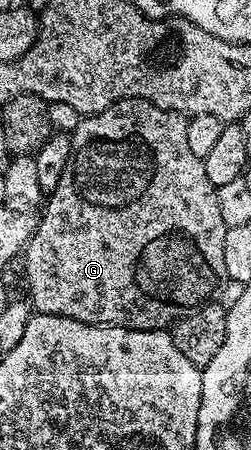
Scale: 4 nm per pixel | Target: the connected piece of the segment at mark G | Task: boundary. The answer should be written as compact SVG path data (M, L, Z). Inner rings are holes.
M126 98L114 102L109 108L86 115L80 121L83 123L71 134L71 155L65 164L65 172L61 172L57 188L53 188L53 192L46 195L45 205L35 224L35 232L27 242L21 258L23 270L27 273L26 297L34 313L65 316L69 320L81 320L94 326L120 326L130 330L167 330L174 327L182 318L193 316L193 312L200 310L218 295L215 293L222 288L227 278L225 236L228 227L225 220L221 220L221 208L217 208L217 188L209 184L209 176L205 176L203 159L193 156L189 148L188 121L188 115L178 114L176 110L157 108L152 102L140 98Z

